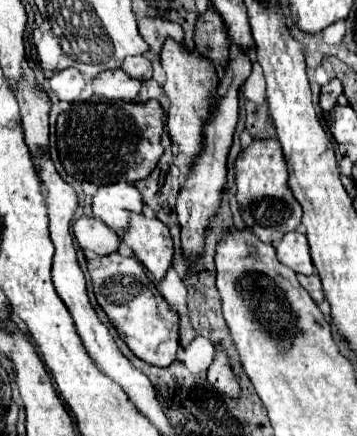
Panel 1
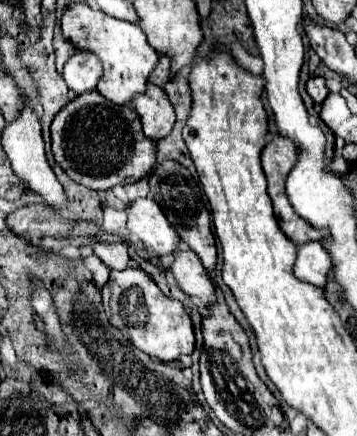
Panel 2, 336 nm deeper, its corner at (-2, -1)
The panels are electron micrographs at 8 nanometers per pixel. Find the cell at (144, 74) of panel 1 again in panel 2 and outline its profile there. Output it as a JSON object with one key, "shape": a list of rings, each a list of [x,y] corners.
{"shape":[[[161,56],[159,64],[153,68],[153,72],[151,72],[151,76],[149,76],[149,82],[155,84],[155,86],[167,84],[167,82],[171,80],[171,76],[169,76],[169,64],[171,64],[169,58],[167,58],[167,56]]]}

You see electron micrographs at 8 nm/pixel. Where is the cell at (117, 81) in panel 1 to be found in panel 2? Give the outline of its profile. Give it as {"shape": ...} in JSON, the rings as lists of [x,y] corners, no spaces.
{"shape":[[[147,84],[147,90],[135,96],[131,102],[143,122],[143,132],[149,138],[159,140],[171,132],[175,122],[175,112],[165,92],[159,86]]]}

